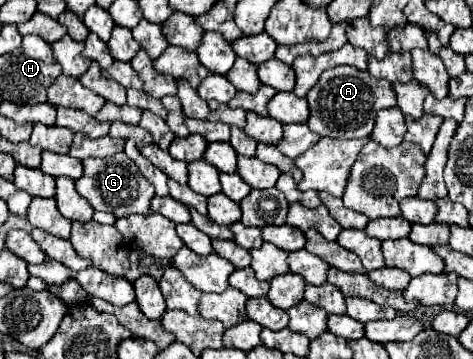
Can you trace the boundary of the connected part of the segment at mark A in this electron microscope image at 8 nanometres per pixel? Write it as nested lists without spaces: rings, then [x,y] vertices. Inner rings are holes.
[[[341,65],[321,73],[317,85],[307,93],[309,99],[309,119],[307,125],[311,131],[321,137],[337,139],[357,139],[369,137],[375,125],[375,117],[385,107],[395,107],[397,97],[393,95],[391,83],[369,75],[369,71],[357,71],[357,67]]]

